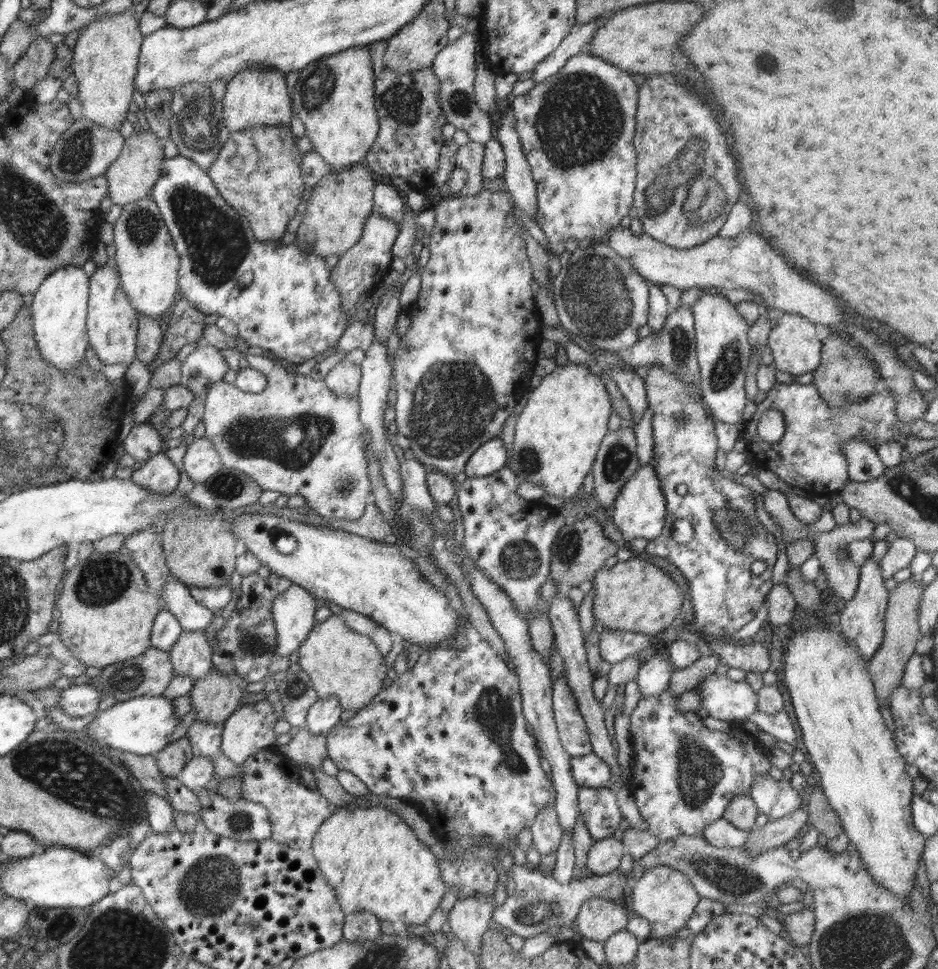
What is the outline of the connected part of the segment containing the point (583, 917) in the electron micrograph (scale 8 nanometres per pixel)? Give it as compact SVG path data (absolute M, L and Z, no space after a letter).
M593 896L580 907L576 918L577 930L584 938L604 945L610 936L627 925L630 915L623 902Z

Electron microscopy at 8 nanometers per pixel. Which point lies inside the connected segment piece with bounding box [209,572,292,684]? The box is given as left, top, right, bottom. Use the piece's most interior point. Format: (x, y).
(247, 644)

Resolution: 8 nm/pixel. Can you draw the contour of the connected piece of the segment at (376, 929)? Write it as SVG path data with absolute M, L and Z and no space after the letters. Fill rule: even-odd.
M358 911L345 915L343 924L343 938L352 944L376 942L380 940L382 932L380 920L368 911Z

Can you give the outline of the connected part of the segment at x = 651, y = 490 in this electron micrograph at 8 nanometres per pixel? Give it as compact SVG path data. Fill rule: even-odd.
M653 464L639 465L636 472L625 482L618 491L616 500L611 506L612 520L623 534L627 542L634 538L647 538L648 540L660 536L666 518L666 499L662 492L660 481L656 476Z

